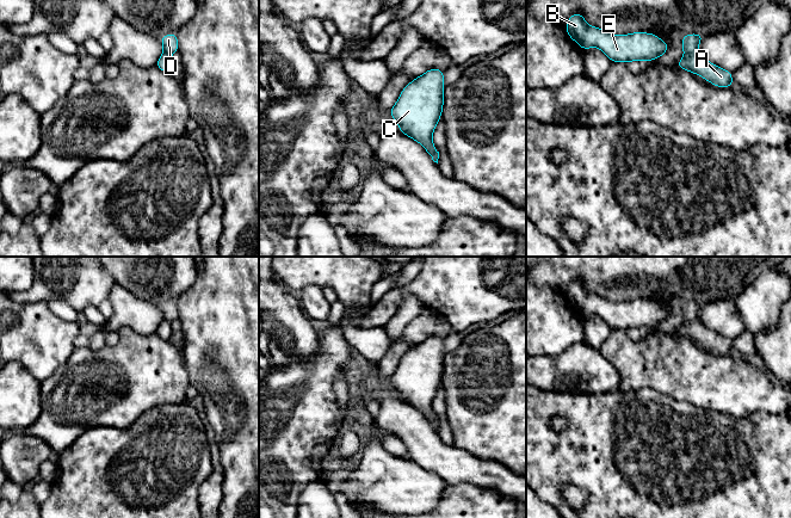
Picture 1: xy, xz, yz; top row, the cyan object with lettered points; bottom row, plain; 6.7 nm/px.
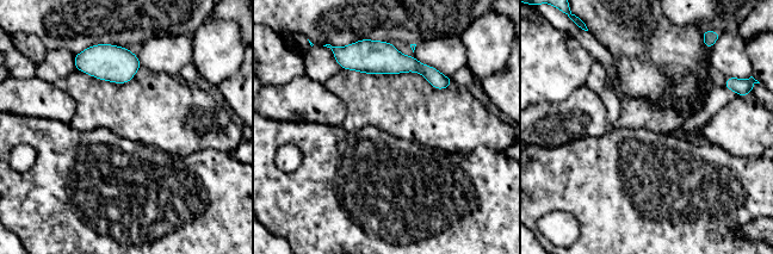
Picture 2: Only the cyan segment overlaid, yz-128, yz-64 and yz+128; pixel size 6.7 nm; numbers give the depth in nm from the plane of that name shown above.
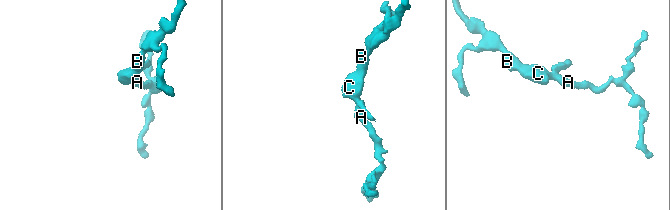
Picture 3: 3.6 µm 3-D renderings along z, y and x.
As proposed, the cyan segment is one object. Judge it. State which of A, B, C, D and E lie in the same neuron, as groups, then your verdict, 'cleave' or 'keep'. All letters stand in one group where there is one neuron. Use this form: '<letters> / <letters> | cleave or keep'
A B C E / D | cleave

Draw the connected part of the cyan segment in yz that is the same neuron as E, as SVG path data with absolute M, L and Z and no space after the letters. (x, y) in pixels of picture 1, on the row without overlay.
M579 279L569 284L566 297L582 317L599 315L611 329L654 328L669 315L668 310L654 301L636 298L630 302L612 302L591 294Z

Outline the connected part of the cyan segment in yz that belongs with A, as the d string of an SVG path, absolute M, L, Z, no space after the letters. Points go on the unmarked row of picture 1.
M698 320L685 322L676 331L676 334L700 343L704 347L713 351L718 356L735 353L733 350L731 339L724 338L721 334L709 329Z

